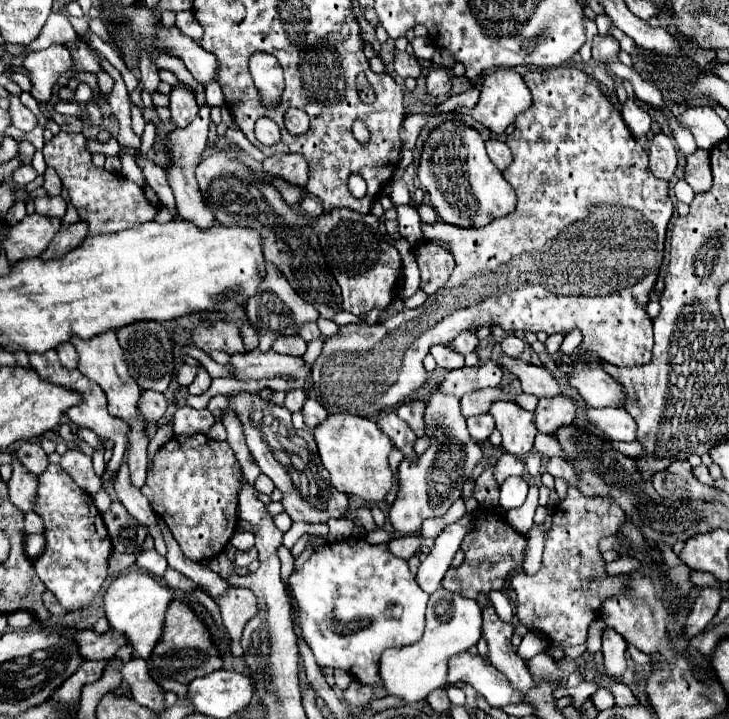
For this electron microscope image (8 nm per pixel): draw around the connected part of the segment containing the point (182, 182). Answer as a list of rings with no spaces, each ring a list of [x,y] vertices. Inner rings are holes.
[[[207,103],[199,105],[199,113],[193,119],[193,123],[189,127],[185,127],[185,129],[171,131],[167,135],[167,141],[165,141],[167,155],[169,155],[169,163],[165,165],[165,171],[167,171],[169,187],[171,187],[171,191],[173,191],[175,199],[177,199],[177,213],[183,219],[191,219],[191,223],[195,223],[197,227],[211,227],[215,223],[215,217],[205,207],[201,191],[199,191],[197,181],[195,181],[195,167],[201,161],[201,157],[205,153],[205,147],[207,147],[207,131],[209,131],[209,123],[211,123],[209,113],[211,113],[211,107]]]

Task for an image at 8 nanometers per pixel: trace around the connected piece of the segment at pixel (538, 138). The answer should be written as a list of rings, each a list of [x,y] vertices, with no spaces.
[[[551,67],[545,71],[529,71],[525,73],[525,83],[531,89],[533,95],[533,105],[523,111],[517,121],[515,121],[515,131],[507,135],[507,145],[513,151],[513,163],[503,171],[503,177],[509,181],[509,185],[517,193],[517,207],[513,213],[505,217],[493,219],[487,227],[453,227],[443,221],[437,221],[435,225],[423,223],[423,235],[425,239],[435,239],[447,243],[449,251],[455,257],[455,269],[449,277],[449,281],[433,295],[427,297],[425,305],[419,309],[403,309],[389,321],[381,325],[367,325],[367,323],[357,323],[357,325],[345,325],[339,329],[339,335],[333,335],[325,341],[321,355],[317,361],[311,365],[311,381],[313,381],[313,393],[317,395],[317,401],[327,409],[329,415],[333,413],[351,413],[357,417],[365,419],[377,419],[381,411],[395,409],[399,403],[403,403],[413,391],[423,387],[427,383],[427,371],[423,367],[423,357],[429,353],[429,347],[435,343],[447,345],[451,343],[459,333],[469,331],[471,327],[481,329],[481,327],[493,327],[499,325],[505,333],[517,333],[517,331],[531,331],[539,333],[545,331],[547,335],[567,335],[573,329],[579,329],[583,335],[583,341],[579,345],[577,355],[589,353],[591,357],[597,357],[601,361],[607,361],[617,367],[631,367],[639,363],[647,363],[651,359],[651,347],[653,347],[653,323],[651,317],[647,315],[647,303],[649,303],[649,293],[655,287],[661,263],[663,263],[663,247],[665,247],[665,231],[667,223],[673,215],[673,203],[669,199],[669,183],[663,179],[655,179],[655,175],[647,167],[647,151],[641,147],[641,143],[633,137],[629,127],[625,125],[619,109],[613,105],[609,97],[605,97],[599,89],[599,83],[585,75],[579,69],[573,67]]]

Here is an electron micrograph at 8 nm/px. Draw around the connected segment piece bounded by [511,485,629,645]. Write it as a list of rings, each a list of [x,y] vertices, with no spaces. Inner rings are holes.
[[[569,485],[567,499],[563,499],[557,511],[553,513],[553,525],[549,529],[545,551],[543,551],[543,567],[535,575],[517,573],[511,577],[511,587],[517,593],[519,621],[525,623],[527,629],[545,635],[551,643],[563,643],[563,645],[585,643],[587,629],[597,619],[599,611],[603,609],[603,601],[613,595],[627,595],[629,591],[629,575],[609,575],[607,563],[599,551],[599,539],[619,533],[625,523],[627,523],[627,515],[621,511],[621,507],[615,501],[585,497],[577,491],[575,485]]]

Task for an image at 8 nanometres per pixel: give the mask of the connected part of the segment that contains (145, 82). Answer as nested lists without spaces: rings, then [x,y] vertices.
[[[141,51],[141,57],[139,57],[139,71],[141,71],[141,79],[139,79],[141,89],[149,91],[149,93],[155,93],[155,87],[159,85],[157,65],[151,63],[151,59],[145,51]]]

